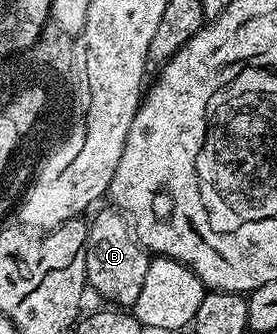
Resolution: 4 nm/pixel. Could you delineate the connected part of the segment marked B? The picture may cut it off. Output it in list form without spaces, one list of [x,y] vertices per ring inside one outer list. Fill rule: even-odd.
[[[117,209],[102,210],[94,219],[89,219],[86,232],[86,281],[91,291],[95,290],[102,298],[107,298],[107,303],[118,308],[133,307],[140,290],[144,285],[144,276],[148,273],[151,255],[145,246],[138,241],[131,223],[125,213]]]

